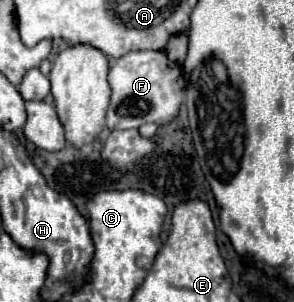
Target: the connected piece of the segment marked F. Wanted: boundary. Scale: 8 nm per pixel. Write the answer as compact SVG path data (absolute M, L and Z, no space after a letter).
M132 51L122 55L110 65L108 83L112 87L112 99L106 113L110 129L138 129L144 123L170 123L184 99L182 67L166 57L164 51Z

